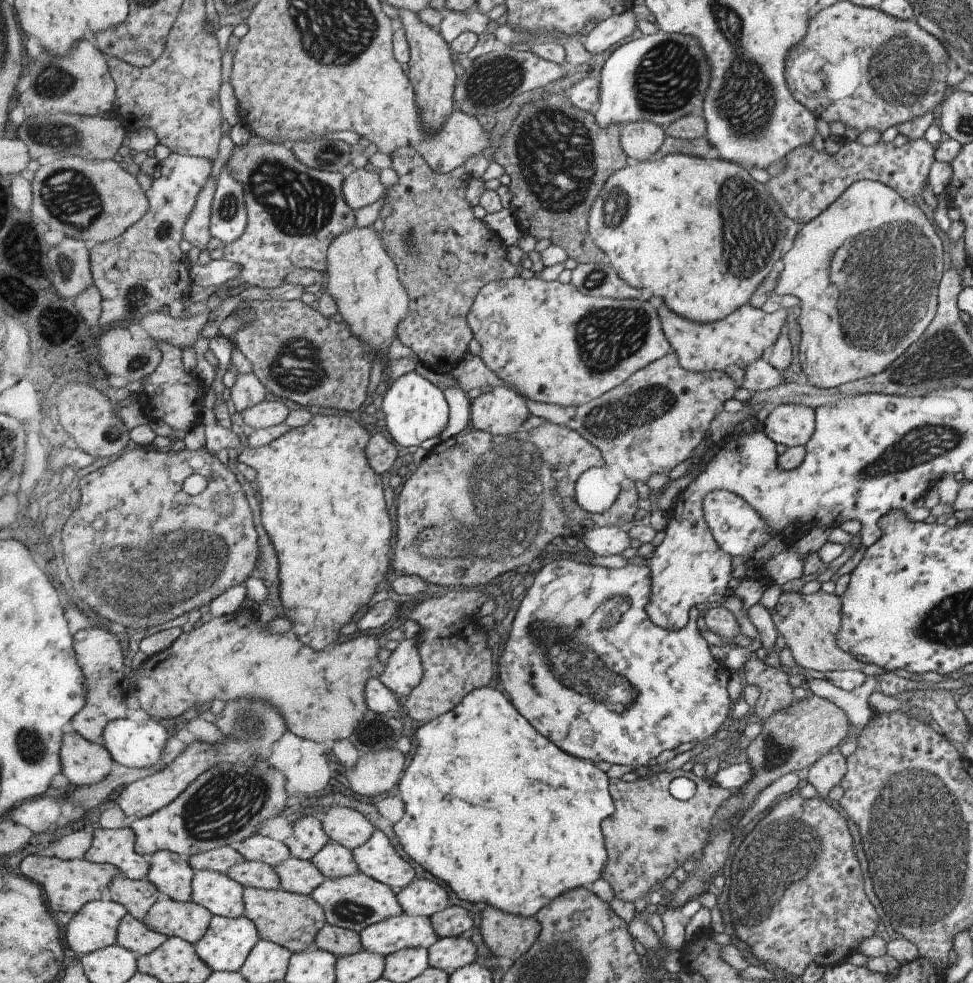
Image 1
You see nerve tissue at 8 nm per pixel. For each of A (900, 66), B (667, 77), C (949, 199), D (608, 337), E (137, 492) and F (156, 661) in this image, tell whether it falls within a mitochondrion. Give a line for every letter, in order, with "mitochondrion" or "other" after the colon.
A: mitochondrion
B: mitochondrion
C: other
D: mitochondrion
E: other
F: other

